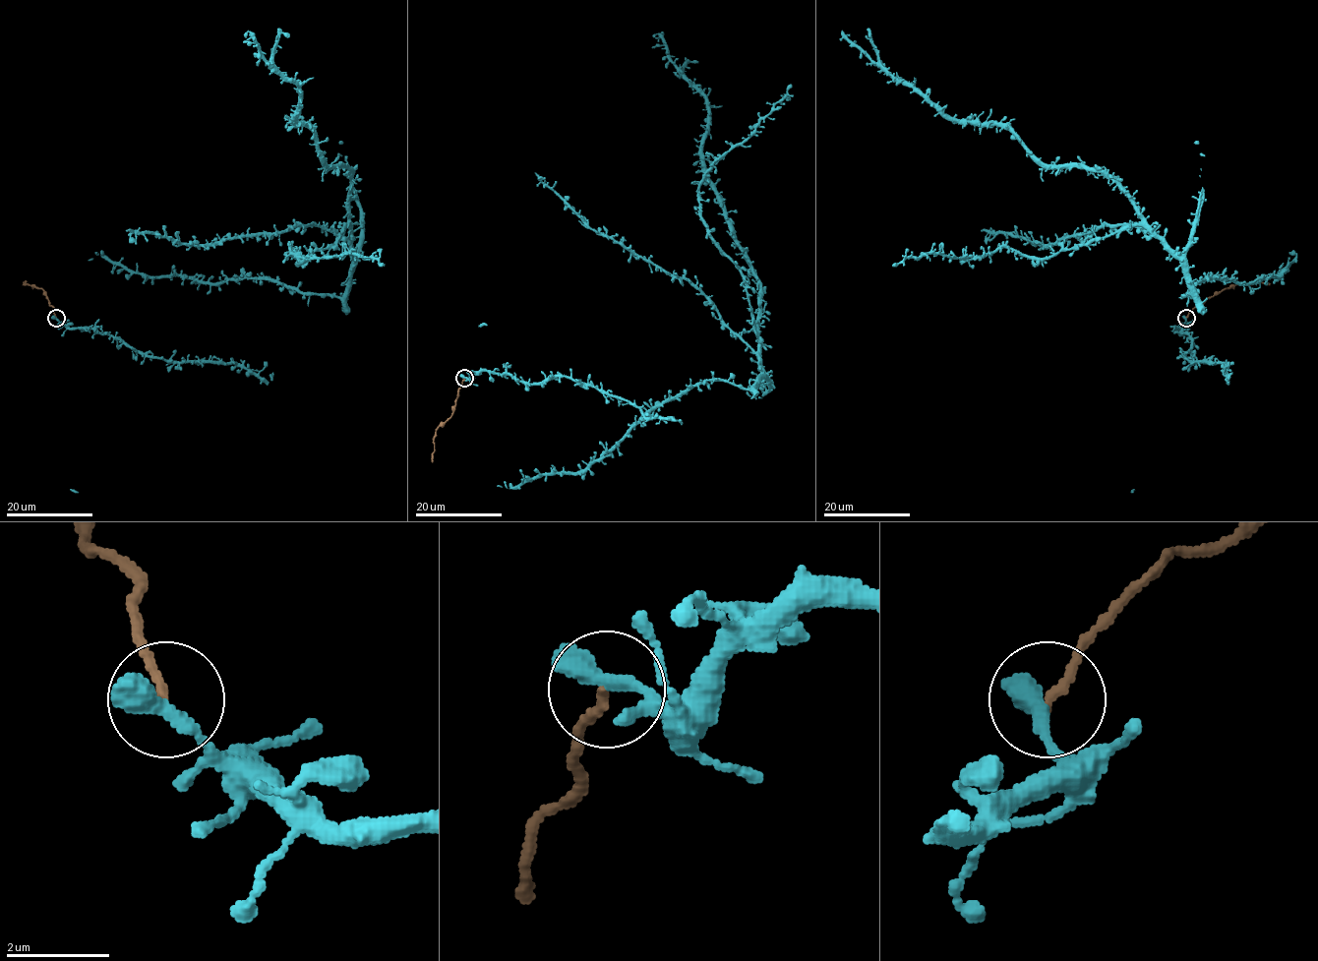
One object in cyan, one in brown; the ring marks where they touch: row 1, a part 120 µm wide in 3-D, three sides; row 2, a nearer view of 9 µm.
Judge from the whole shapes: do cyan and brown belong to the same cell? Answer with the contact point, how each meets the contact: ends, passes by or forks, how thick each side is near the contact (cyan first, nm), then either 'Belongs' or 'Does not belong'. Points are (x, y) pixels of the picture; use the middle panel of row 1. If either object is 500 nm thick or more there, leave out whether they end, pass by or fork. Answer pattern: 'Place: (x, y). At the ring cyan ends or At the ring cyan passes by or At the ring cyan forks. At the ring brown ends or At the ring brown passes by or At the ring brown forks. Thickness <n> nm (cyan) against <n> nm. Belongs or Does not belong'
Place: (464, 378). Thickness 500 nm (cyan) against 180 nm. Does not belong

